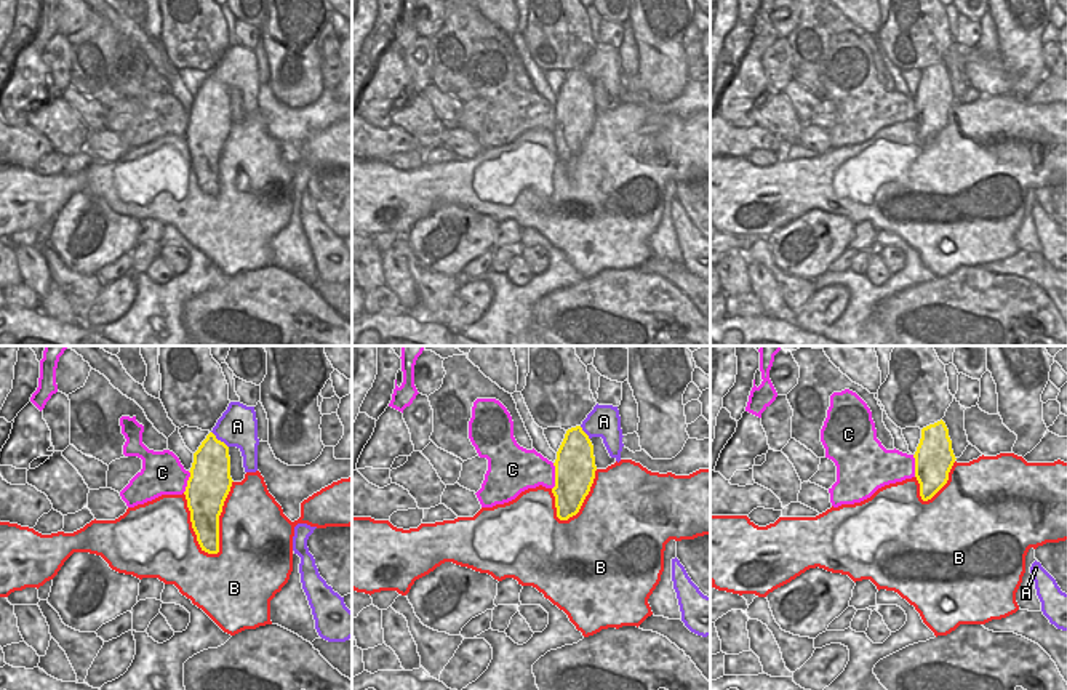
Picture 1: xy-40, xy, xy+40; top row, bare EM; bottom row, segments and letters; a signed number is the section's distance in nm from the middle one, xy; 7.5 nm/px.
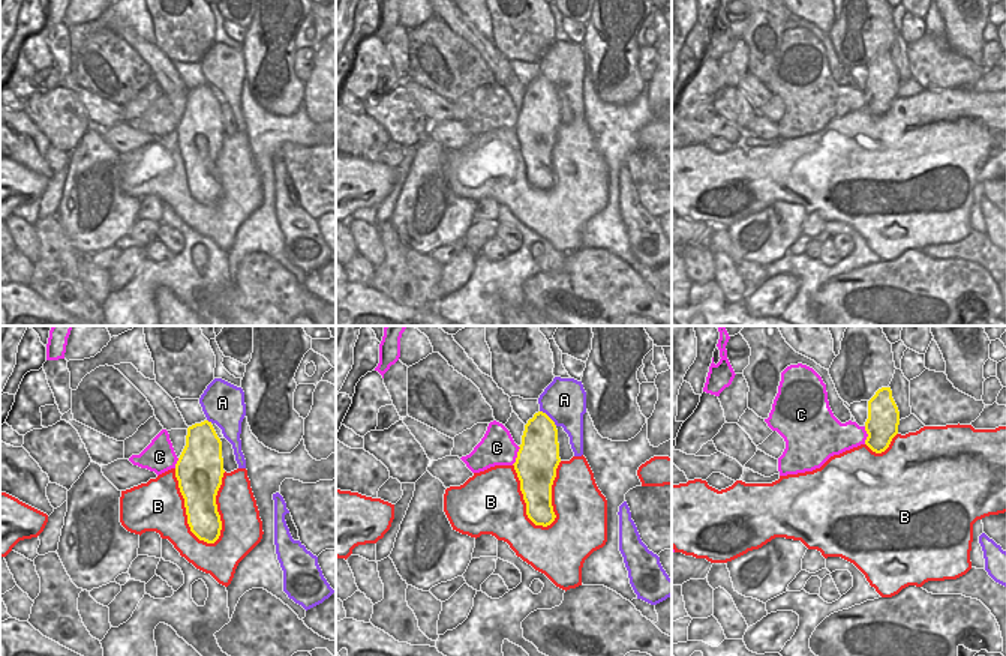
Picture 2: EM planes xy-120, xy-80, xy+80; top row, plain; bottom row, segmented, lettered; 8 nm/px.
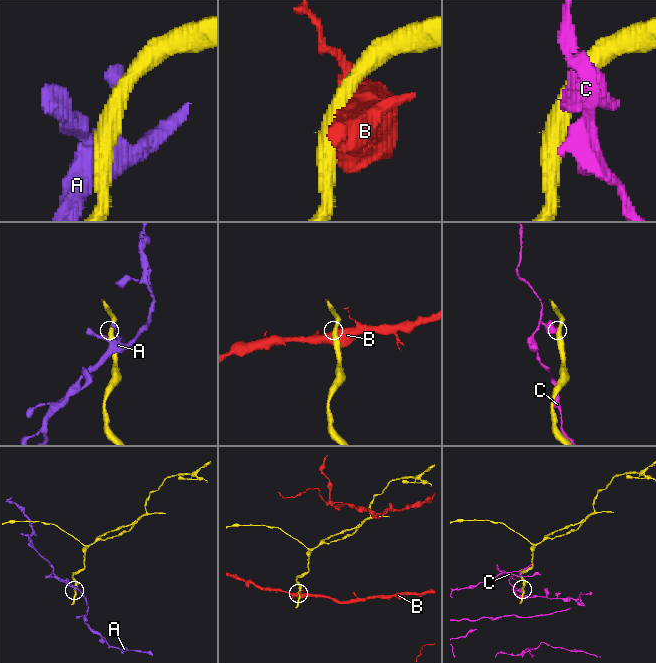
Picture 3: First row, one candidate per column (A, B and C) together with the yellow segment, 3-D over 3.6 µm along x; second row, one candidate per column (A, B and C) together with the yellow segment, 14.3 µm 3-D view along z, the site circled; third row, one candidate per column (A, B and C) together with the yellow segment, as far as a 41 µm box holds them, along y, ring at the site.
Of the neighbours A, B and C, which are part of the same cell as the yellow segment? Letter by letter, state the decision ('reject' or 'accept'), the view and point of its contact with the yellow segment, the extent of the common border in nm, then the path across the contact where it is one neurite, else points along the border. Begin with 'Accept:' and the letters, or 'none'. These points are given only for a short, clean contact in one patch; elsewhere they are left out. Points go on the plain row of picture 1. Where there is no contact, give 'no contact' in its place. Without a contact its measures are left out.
Accept: none
A: reject | xy-40 (219, 82) | 180 nm
B: reject | xy-40 (218, 162) | 600 nm
C: reject | xy (555, 117) | 200 nm | along xy (554, 104), (552, 130)

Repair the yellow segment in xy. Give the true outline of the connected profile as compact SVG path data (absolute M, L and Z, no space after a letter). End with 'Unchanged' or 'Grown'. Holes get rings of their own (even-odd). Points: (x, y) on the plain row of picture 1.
M581 67L566 72L553 107L557 158L568 162L579 154L597 112L593 86Z. Unchanged

